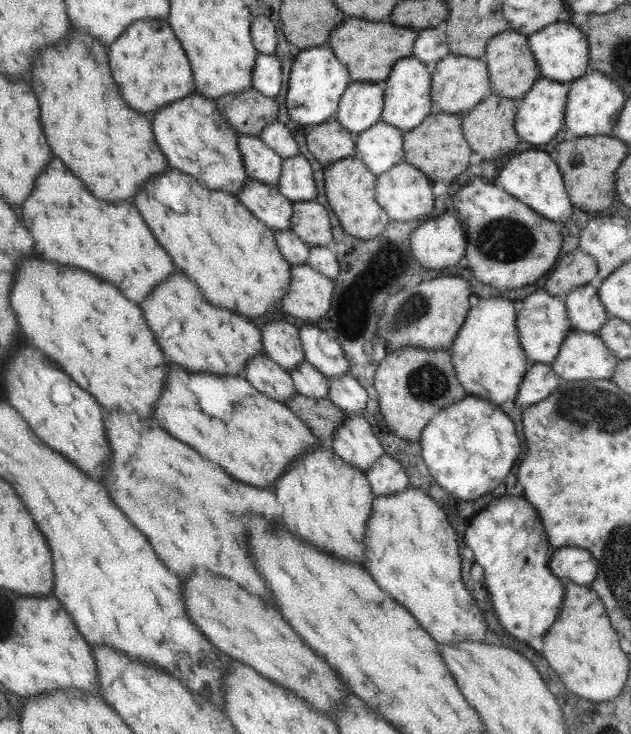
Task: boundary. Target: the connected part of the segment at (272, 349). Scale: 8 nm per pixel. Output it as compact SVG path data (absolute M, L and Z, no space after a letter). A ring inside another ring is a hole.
M270 320L259 329L263 352L289 373L303 362L298 329L283 320Z

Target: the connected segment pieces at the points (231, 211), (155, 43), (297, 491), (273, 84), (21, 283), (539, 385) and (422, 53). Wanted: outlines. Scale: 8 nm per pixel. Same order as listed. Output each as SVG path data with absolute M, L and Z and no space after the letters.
M169 170L169 184L159 182L159 190L153 184L153 178L143 182L139 194L133 196L135 208L143 216L145 224L153 232L155 240L163 246L163 250L171 256L173 264L191 278L205 300L213 306L223 306L235 314L251 321L256 316L279 310L279 298L287 290L290 276L290 264L281 257L275 245L274 231L267 225L254 218L240 200L223 190L207 190L195 178L185 176L177 170Z
M149 20L133 22L109 46L107 57L121 97L136 112L153 114L193 92L193 76L187 58L167 24L163 24L163 28L153 28Z
M317 442L315 450L307 450L305 454L299 454L287 466L285 474L275 482L275 496L277 496L277 502L283 506L281 518L291 534L295 534L301 542L315 546L317 550L323 550L325 554L335 554L335 558L341 558L347 562L359 562L362 566L363 532L374 498L363 472L341 460L331 447L325 447Z
M257 54L253 70L251 70L251 86L266 96L274 98L283 84L281 78L281 66L277 58L272 54Z
M27 258L17 268L9 302L17 314L19 330L25 342L53 360L81 390L87 390L87 394L91 394L101 408L115 410L117 414L123 414L123 418L131 414L143 420L151 418L153 404L161 394L163 378L167 376L167 364L159 346L155 344L153 333L149 332L143 320L143 312L125 300L115 286L99 282L81 270L63 266L59 266L57 274L55 264Z
M530 363L517 388L515 402L519 400L521 404L535 404L543 400L549 392L555 390L557 380L561 379L549 368L548 364Z
M440 23L430 29L417 30L417 38L413 41L412 55L417 57L419 62L431 66L447 54L449 52L443 24Z

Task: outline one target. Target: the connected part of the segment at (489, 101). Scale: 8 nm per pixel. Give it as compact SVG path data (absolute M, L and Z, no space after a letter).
M488 93L482 98L481 102L478 102L475 106L467 112L467 114L461 116L461 132L463 138L467 140L469 148L473 152L477 152L481 158L485 160L491 160L495 158L497 154L505 154L505 152L511 152L519 142L520 138L515 133L513 128L513 118L515 116L515 104L511 99Z

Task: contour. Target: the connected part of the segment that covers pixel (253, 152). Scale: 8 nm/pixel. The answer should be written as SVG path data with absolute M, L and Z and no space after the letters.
M237 133L237 146L248 178L277 187L283 159L255 136Z

